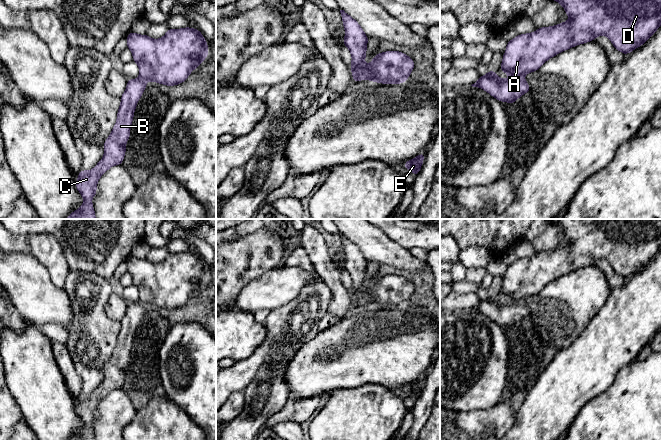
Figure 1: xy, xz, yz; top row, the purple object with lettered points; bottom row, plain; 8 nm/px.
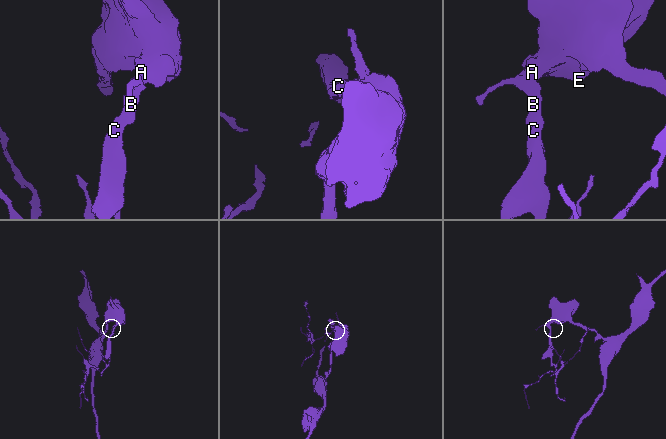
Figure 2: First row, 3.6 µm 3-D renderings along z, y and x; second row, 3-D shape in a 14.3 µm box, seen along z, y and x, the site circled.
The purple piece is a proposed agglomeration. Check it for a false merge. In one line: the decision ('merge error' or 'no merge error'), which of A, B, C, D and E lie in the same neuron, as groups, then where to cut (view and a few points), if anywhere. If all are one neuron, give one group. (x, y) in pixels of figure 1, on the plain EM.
merge error; groups A D E / B C; cut yz (509, 301), (523, 302)

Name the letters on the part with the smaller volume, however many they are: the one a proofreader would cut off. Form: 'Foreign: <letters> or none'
Foreign: B, C

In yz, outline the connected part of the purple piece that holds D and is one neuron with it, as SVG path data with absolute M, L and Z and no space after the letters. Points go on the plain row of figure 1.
M549 219L551 224L555 224L559 228L561 228L569 240L569 244L566 246L562 246L555 250L549 251L539 251L535 256L520 258L515 262L511 263L507 266L506 274L502 282L502 287L500 293L509 299L509 302L522 303L527 297L533 297L539 292L543 290L543 288L549 284L550 282L556 280L559 277L562 277L565 274L568 274L572 271L575 271L580 268L584 268L587 266L594 265L594 263L600 259L605 259L613 268L614 272L617 275L622 276L624 279L632 276L636 272L642 270L661 250L661 219Z

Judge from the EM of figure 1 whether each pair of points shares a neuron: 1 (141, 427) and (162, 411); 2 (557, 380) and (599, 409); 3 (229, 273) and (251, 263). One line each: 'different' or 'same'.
1: same
2: different
3: same

